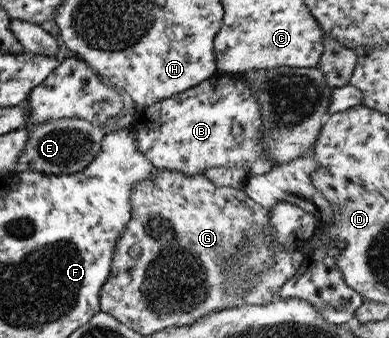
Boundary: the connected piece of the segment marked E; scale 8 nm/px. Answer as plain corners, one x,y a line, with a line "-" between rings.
64,118
33,127
27,135
25,150
21,152
16,171
37,171
44,175
68,175
83,171
101,152
106,131
99,125
78,118

